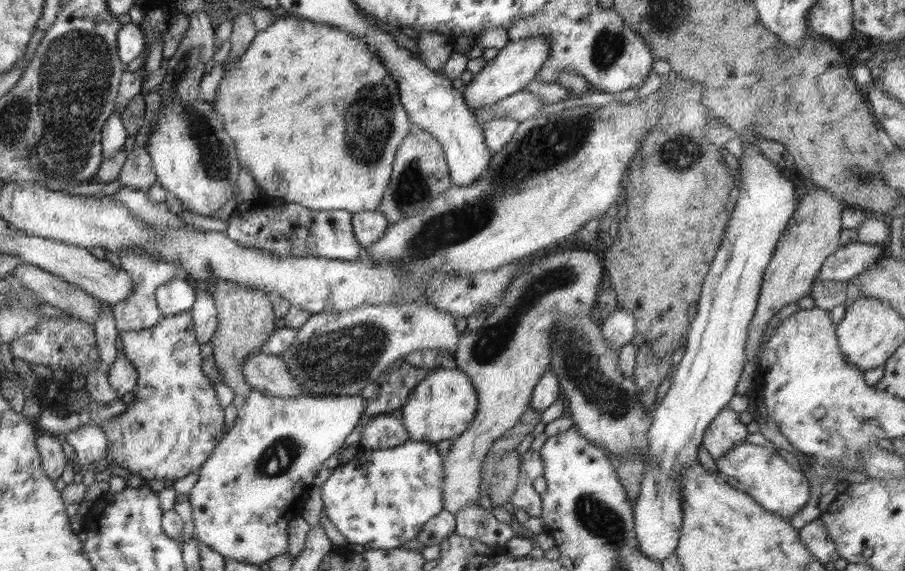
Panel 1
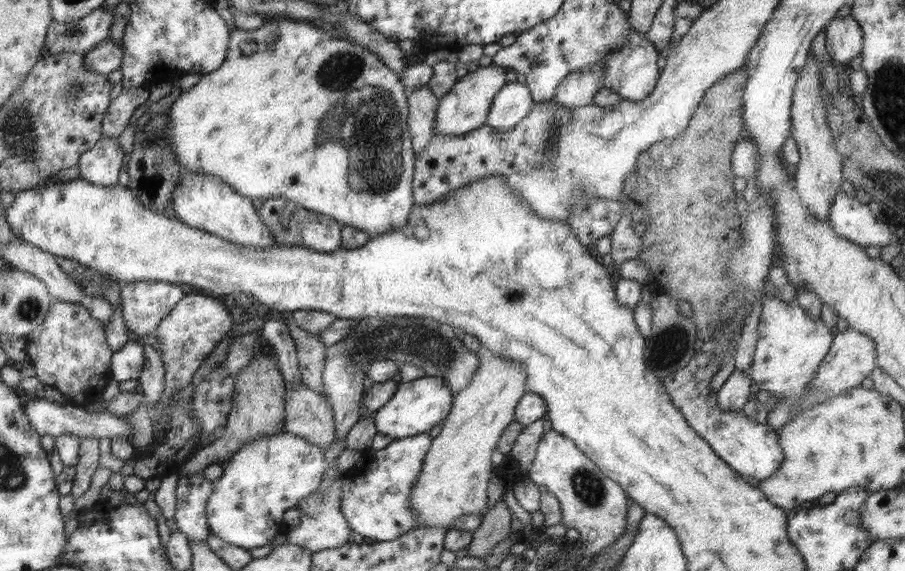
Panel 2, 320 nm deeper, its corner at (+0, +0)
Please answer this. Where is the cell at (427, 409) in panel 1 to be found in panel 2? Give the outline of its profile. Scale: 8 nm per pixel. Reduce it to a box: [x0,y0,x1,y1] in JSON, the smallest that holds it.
[373,376,455,439]

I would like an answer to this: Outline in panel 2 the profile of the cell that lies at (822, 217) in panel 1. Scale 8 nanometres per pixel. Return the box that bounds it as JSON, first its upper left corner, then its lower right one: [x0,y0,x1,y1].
[791,57,844,221]

